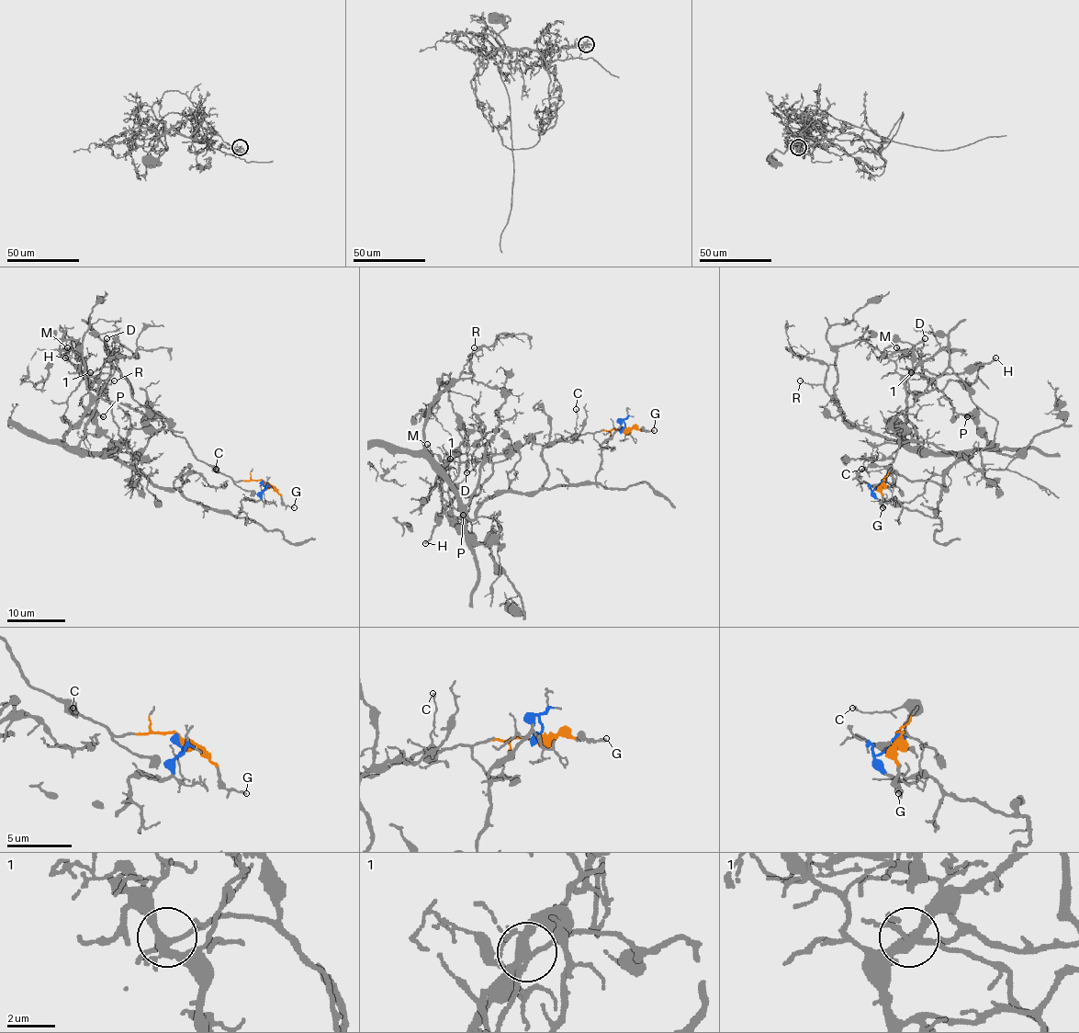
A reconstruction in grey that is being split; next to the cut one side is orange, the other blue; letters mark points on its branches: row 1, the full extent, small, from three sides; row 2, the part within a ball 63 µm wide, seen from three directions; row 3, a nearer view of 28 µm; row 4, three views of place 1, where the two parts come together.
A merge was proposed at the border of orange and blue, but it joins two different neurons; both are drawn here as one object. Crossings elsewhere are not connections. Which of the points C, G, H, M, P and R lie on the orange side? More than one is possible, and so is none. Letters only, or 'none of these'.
C, G

